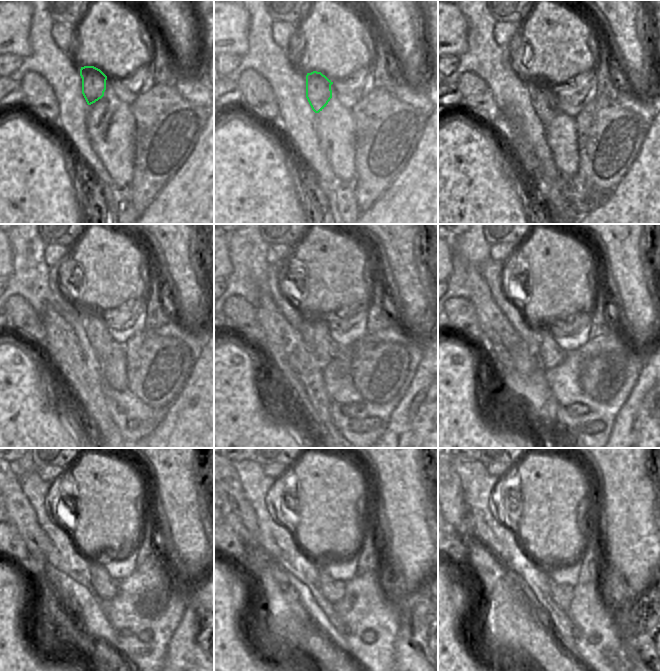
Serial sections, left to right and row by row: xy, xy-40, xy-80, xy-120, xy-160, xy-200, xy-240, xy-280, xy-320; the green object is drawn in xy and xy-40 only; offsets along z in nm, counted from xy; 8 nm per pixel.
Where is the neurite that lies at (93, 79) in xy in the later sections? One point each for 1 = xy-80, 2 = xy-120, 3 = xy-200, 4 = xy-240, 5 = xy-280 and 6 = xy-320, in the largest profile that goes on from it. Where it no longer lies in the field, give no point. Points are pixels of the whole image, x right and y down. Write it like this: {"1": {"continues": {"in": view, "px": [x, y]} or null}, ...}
{"1": {"continues": {"in": "xy-80", "px": [542, 92]}}, "2": {"continues": {"in": "xy-120", "px": [93, 322]}}, "3": {"continues": {"in": "xy-200", "px": [551, 355]}}, "4": {"continues": {"in": "xy-240", "px": [106, 587]}}, "5": {"continues": {"in": "xy-280", "px": [333, 589]}}, "6": {"continues": {"in": "xy-320", "px": [562, 595]}}}

